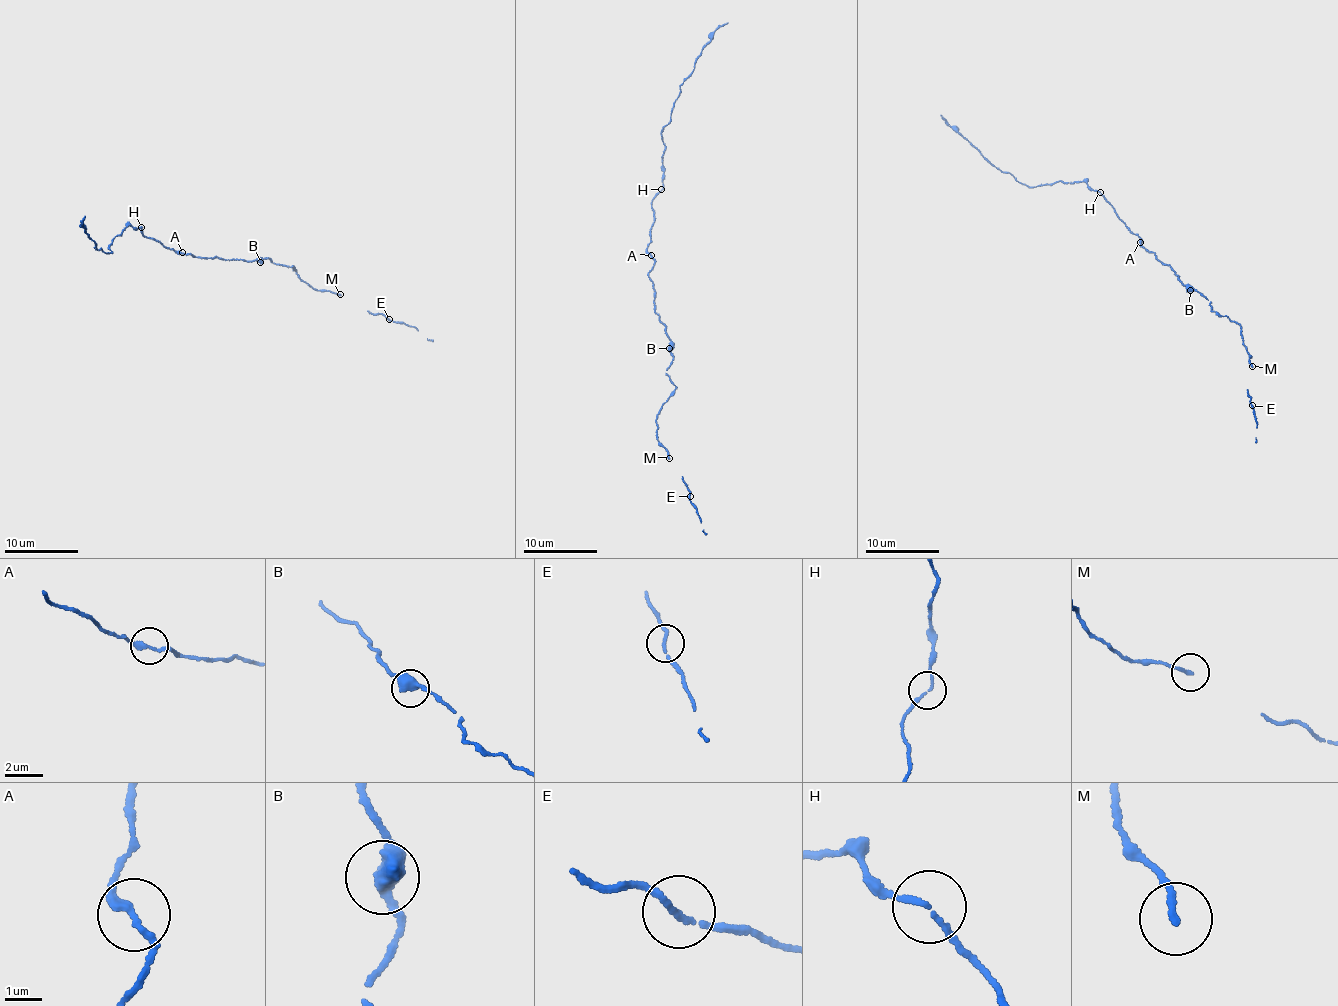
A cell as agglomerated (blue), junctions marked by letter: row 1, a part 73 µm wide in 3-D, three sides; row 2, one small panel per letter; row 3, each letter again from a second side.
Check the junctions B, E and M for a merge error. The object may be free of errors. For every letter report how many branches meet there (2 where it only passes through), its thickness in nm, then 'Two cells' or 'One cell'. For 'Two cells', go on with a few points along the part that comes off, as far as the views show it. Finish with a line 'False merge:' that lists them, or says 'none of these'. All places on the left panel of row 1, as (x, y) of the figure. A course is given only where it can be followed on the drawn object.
B: Branches: 2. Thickness 480 nm. One cell
E: Branches: 2. Thickness 160 nm. One cell
M: Branches: 1. Thickness 200 nm. One cell
False merge: none of these

